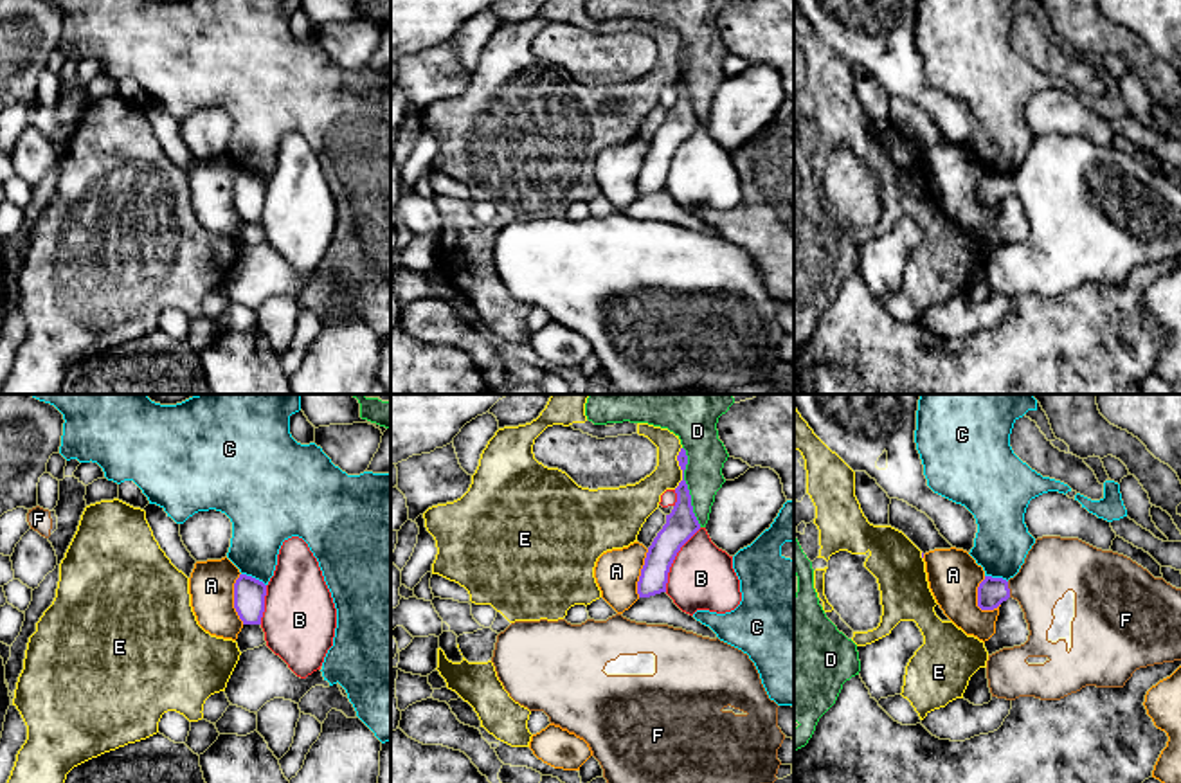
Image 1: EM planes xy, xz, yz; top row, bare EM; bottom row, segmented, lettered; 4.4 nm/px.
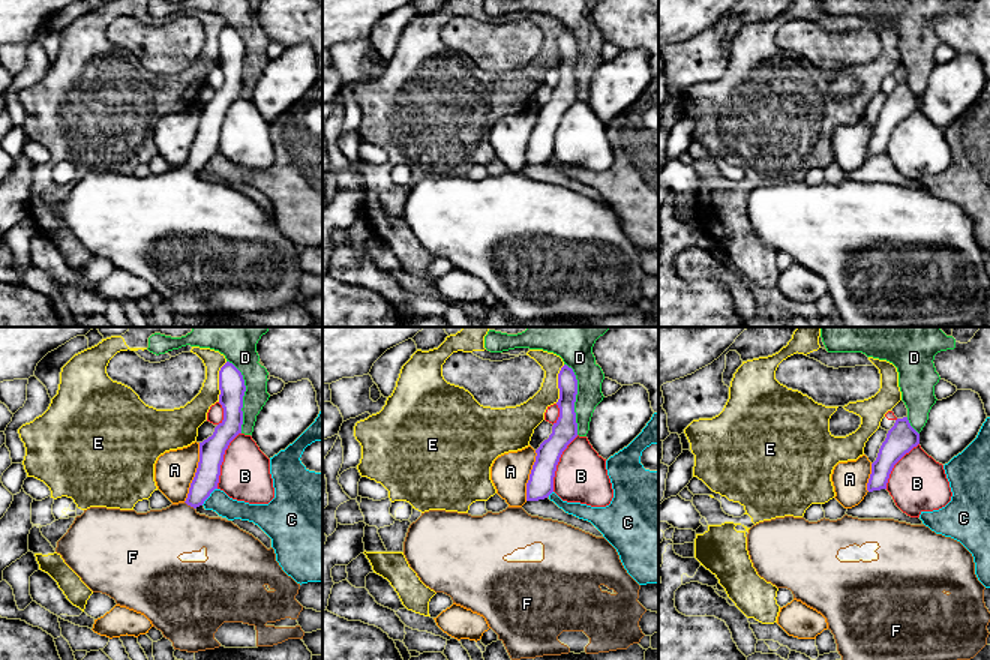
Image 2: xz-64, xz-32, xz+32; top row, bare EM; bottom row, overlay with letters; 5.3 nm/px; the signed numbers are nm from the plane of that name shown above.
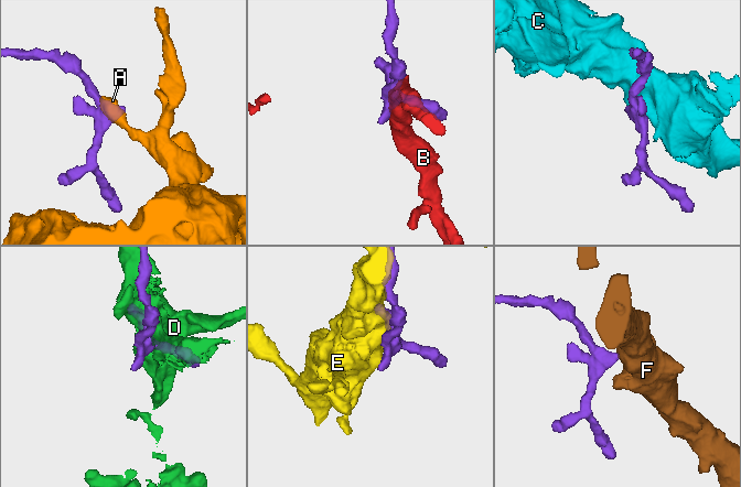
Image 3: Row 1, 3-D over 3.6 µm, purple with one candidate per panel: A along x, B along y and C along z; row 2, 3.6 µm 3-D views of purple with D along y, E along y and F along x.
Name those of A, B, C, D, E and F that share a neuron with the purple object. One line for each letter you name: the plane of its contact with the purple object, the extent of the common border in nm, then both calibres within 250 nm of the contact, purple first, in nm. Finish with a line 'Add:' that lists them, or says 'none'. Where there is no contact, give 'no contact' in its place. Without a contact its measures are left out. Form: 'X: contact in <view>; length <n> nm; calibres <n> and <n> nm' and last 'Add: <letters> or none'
F: contact in yz; length 70 nm; calibres 130 and 260 nm
Add: F

